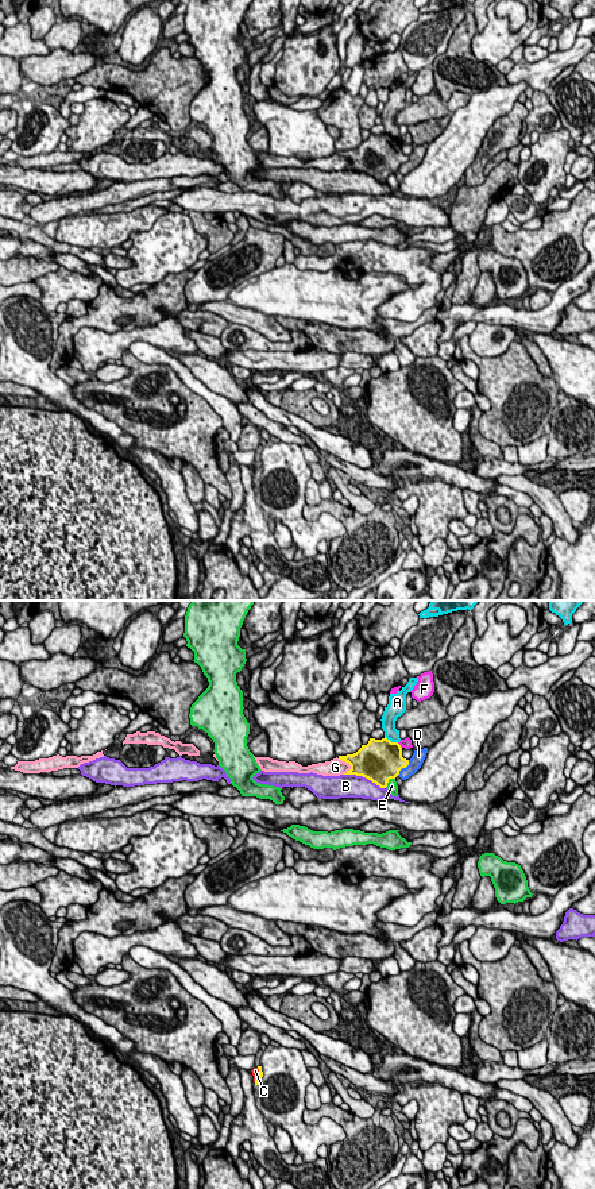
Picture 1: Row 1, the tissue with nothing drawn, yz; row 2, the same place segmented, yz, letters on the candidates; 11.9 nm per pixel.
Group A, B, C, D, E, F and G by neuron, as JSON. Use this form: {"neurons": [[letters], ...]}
{"neurons": [["A"], ["B"], ["C"], ["D"], ["E"], ["F"], ["G"]]}

